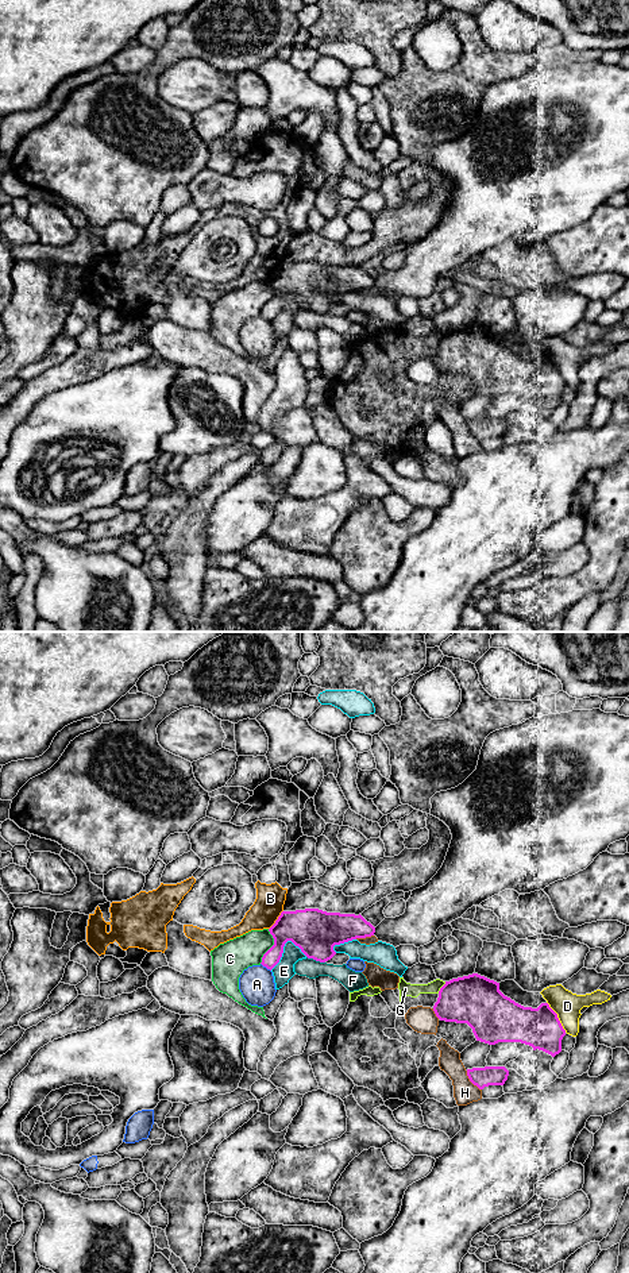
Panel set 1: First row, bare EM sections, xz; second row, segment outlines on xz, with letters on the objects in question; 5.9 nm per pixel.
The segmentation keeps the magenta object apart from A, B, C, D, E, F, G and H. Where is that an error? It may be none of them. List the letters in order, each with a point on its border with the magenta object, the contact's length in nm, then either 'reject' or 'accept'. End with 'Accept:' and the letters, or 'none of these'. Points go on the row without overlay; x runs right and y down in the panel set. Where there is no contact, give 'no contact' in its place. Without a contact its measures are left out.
A: meets magenta in xz at (266, 319); contact 80 nm long; reject
B: meets magenta in xz at (277, 272); contact 150 nm long; reject
C: meets magenta in xz at (271, 299); contact 220 nm long; reject
D: meets magenta in xz at (556, 369); contact 220 nm long; reject
E: meets magenta in xz at (284, 297); contact 240 nm long; reject
F: meets magenta in xz at (316, 312); contact 120 nm long; reject
G: meets magenta in xz at (442, 339); contact 90 nm long; reject
H: meets magenta in xz at (471, 434); contact 150 nm long; reject
Accept: none of these

